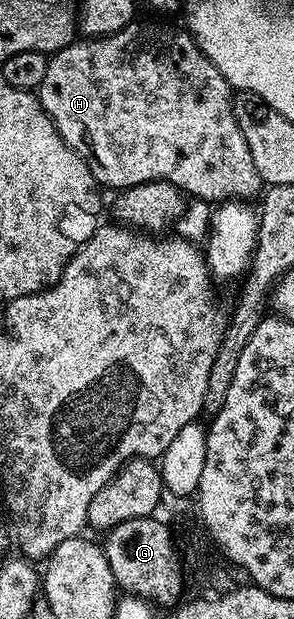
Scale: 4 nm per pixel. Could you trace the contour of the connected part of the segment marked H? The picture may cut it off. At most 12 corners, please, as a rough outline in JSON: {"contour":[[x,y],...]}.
{"contour":[[134,20],[38,97],[101,187],[209,204],[262,183],[233,87]]}

